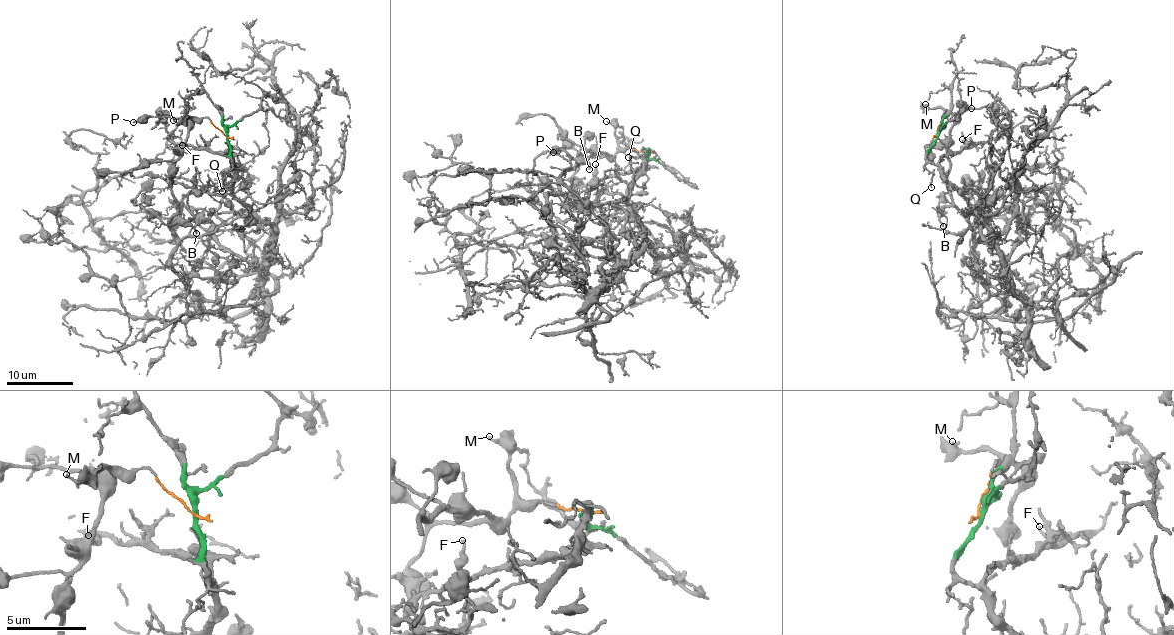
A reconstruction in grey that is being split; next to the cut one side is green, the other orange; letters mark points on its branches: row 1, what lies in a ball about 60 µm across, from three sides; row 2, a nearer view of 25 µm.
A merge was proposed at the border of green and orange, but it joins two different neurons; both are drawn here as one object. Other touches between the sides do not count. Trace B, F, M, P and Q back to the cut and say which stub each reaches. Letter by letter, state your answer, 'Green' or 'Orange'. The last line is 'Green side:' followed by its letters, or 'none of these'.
B: Orange
F: Green
M: Orange
P: Orange
Q: Green
Green side: F, Q

